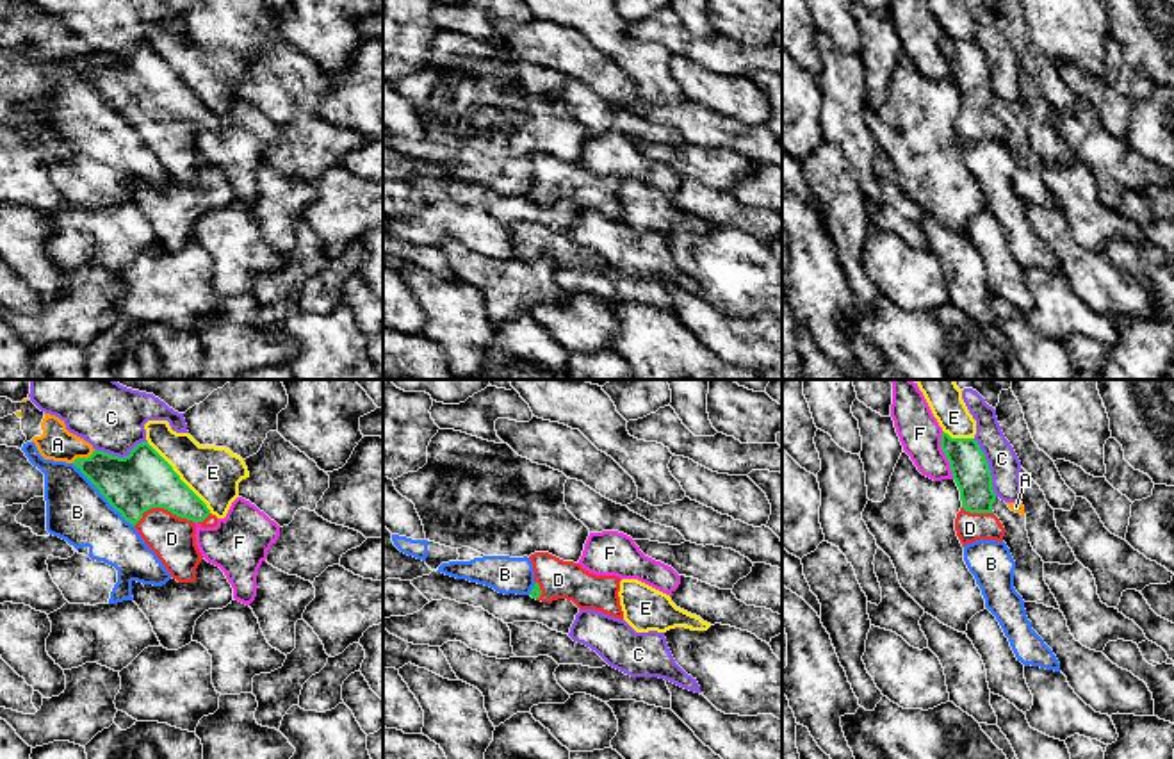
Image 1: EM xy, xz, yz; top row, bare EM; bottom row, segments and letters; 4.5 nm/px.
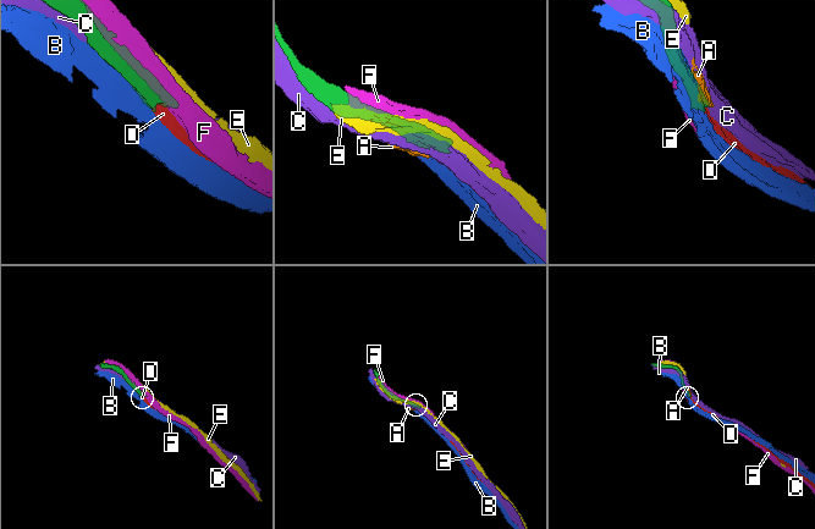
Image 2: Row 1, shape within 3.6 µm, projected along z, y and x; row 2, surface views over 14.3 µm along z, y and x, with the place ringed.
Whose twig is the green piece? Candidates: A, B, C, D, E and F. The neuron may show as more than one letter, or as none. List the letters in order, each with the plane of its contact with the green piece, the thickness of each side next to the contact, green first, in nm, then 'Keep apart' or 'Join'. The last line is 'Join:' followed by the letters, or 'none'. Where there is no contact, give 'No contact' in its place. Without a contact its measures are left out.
A: Touches green in xy. Thickness 260 nm (green) against 150 nm. Keep apart
B: Touches green in xy. Thickness 260 nm (green) against 280 nm. Keep apart
C: Touches green in yz. Thickness 170 nm (green) against 140 nm. Keep apart
D: Touches green in xy. Thickness 260 nm (green) against 200 nm. Join
E: Touches green in xy. Thickness 260 nm (green) against 240 nm. Keep apart
F: Touches green in yz. Thickness 170 nm (green) against 190 nm. Keep apart
Join: D

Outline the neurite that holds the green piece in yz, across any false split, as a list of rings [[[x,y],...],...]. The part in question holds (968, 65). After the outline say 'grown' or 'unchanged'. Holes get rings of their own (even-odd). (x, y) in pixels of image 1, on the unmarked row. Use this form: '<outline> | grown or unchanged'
[[[942,32],[941,50],[960,91],[962,109],[955,132],[962,146],[976,141],[1003,143],[1005,128],[992,112],[996,94],[983,52],[974,39],[951,39]]] | grown

